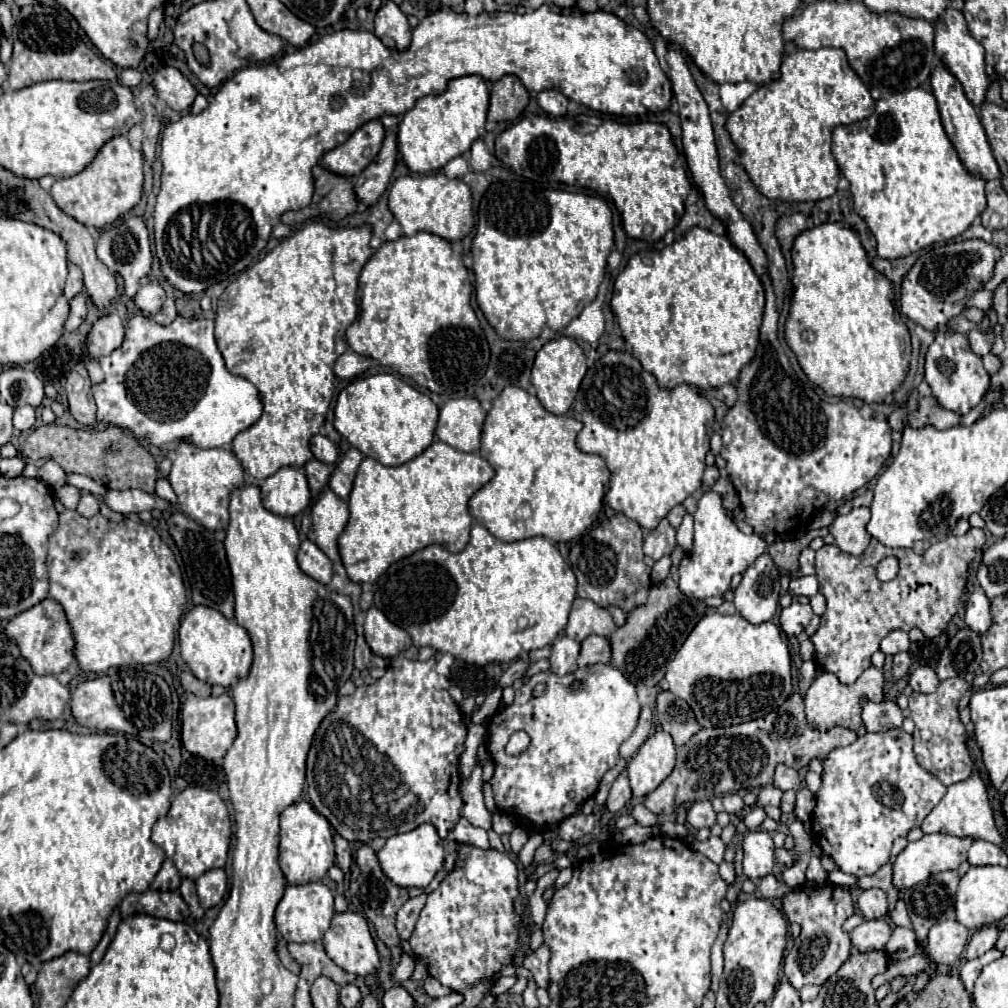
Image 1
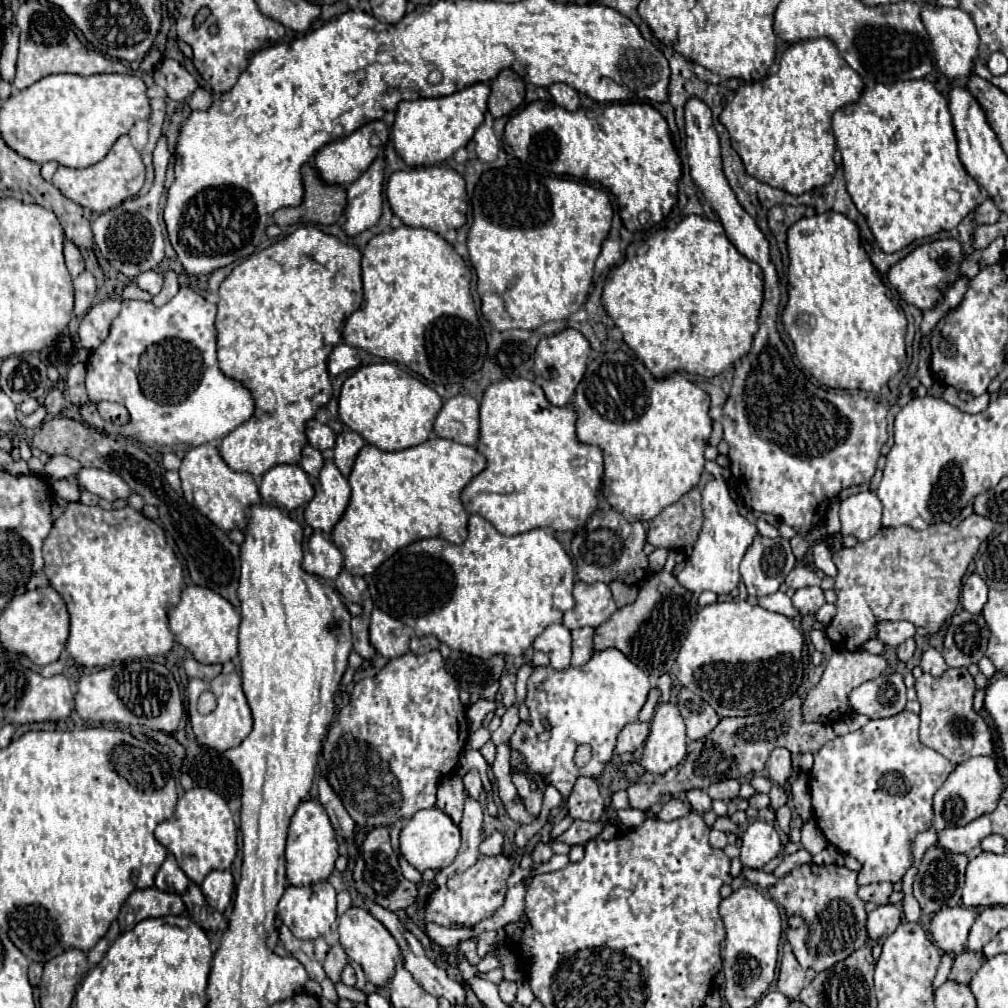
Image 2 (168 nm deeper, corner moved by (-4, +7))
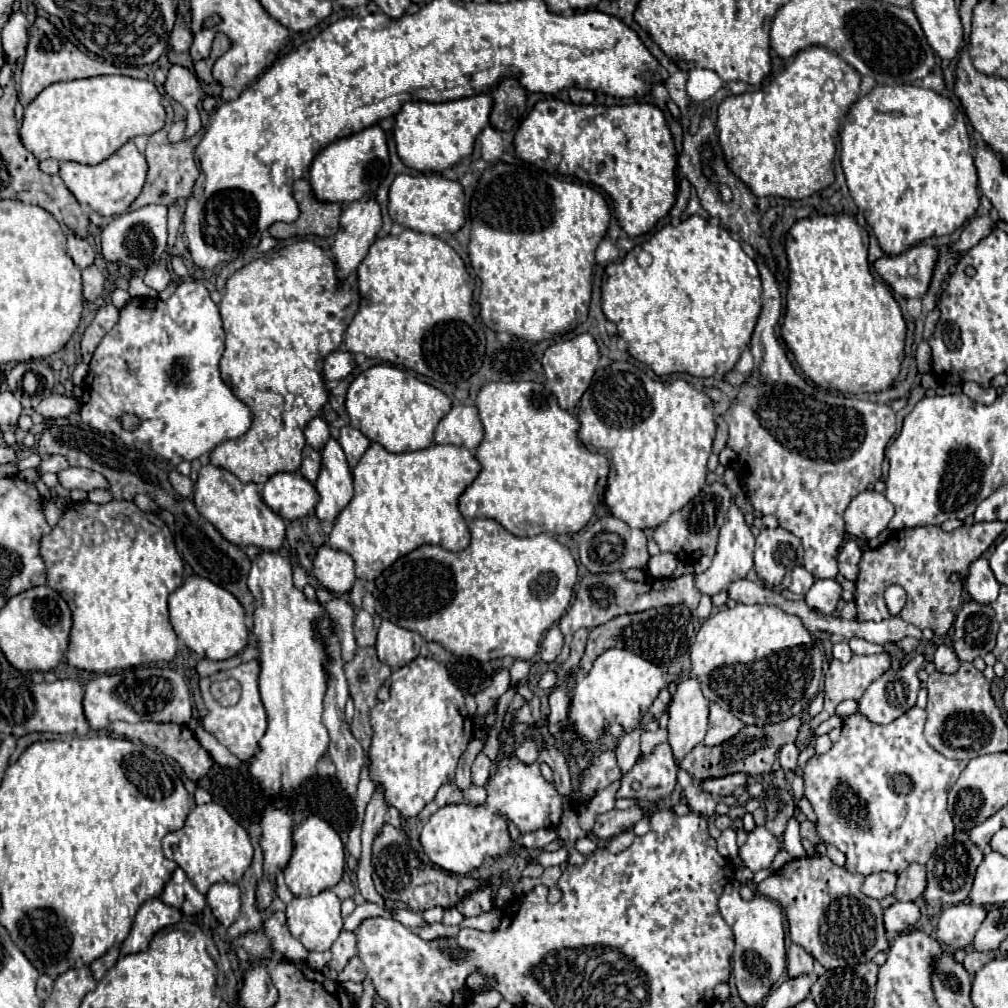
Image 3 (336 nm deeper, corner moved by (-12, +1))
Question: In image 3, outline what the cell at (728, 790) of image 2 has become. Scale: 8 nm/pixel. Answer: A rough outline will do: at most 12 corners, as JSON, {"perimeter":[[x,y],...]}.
{"perimeter":[[739,774],[705,780],[701,786],[713,796],[731,796],[745,786],[747,776]]}

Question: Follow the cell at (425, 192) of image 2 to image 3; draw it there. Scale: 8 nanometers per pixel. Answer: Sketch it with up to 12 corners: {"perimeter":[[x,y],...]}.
{"perimeter":[[399,174],[389,216],[439,236],[465,224],[465,194],[441,174]]}

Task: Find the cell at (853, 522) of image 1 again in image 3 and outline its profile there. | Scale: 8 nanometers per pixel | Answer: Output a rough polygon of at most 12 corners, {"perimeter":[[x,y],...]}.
{"perimeter":[[865,490],[845,510],[845,530],[871,540],[887,528],[893,504]]}

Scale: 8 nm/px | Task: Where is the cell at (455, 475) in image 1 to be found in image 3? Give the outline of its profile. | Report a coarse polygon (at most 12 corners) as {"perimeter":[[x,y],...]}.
{"perimeter":[[371,444],[329,546],[375,580],[423,544],[461,552],[463,446]]}

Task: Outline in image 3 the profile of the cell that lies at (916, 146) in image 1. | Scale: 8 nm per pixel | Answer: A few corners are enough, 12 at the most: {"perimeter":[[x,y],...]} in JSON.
{"perimeter":[[921,86],[847,112],[841,166],[889,256],[979,206],[965,116]]}

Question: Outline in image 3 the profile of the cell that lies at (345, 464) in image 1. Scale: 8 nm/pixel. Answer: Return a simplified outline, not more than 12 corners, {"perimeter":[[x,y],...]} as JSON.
{"perimeter":[[351,426],[341,428],[339,444],[351,468],[369,448],[369,438]]}

